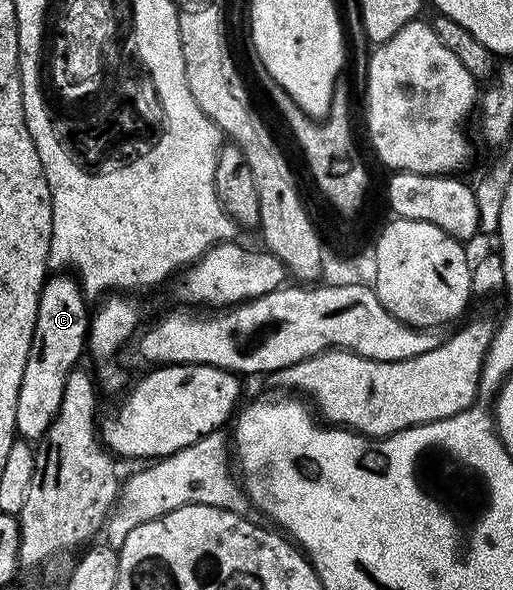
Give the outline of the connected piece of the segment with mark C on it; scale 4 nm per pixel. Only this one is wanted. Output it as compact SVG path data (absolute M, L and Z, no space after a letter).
M52 274L45 279L26 370L22 370L22 386L18 386L16 434L19 439L40 442L50 430L62 406L66 380L73 368L81 363L80 355L86 352L90 327L88 304L89 297L80 289L79 280L71 275Z

